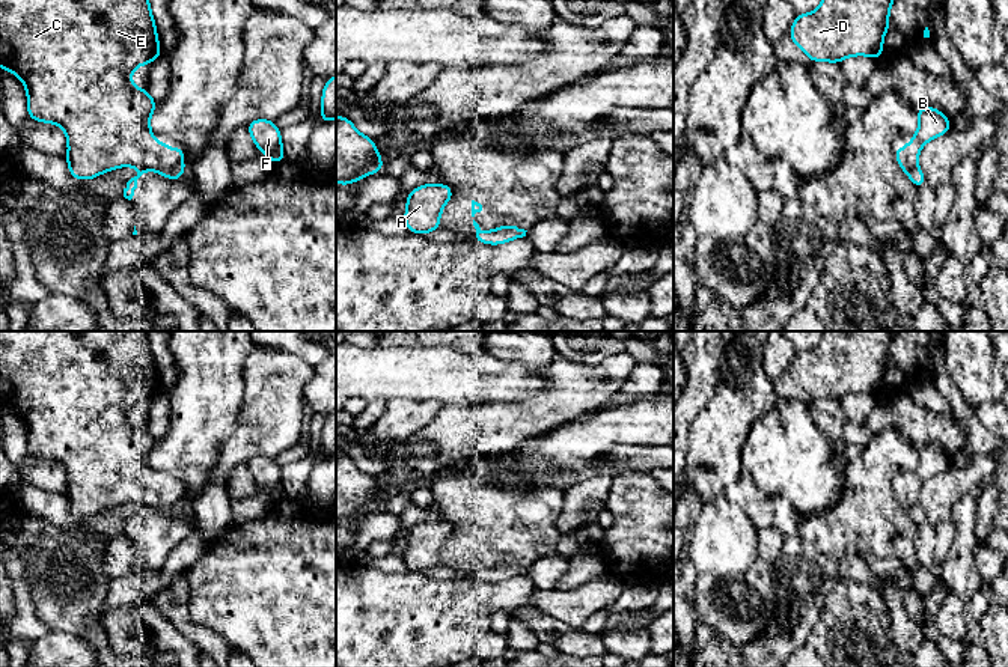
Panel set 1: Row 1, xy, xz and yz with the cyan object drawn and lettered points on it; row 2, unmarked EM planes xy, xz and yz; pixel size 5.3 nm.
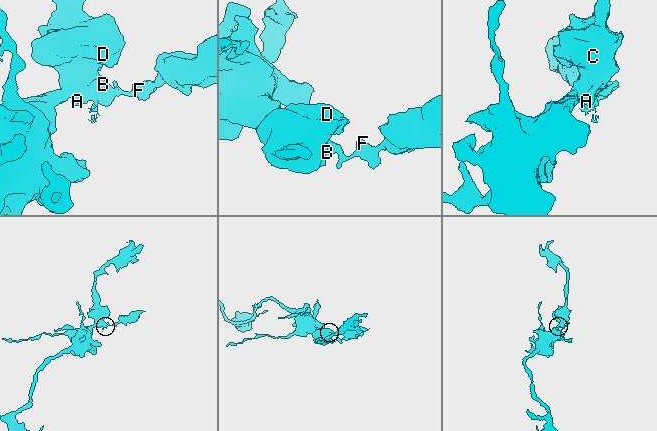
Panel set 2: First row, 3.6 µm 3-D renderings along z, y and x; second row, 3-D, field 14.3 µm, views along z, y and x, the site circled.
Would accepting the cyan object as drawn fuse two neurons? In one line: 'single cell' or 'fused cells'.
fused cells

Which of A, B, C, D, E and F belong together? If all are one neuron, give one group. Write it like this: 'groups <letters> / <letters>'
groups A B C D E / F

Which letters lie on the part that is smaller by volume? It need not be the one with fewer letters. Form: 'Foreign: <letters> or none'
Foreign: F

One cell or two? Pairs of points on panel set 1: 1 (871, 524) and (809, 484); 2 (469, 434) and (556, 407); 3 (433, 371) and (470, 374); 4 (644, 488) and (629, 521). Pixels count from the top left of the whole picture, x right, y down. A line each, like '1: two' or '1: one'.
1: two
2: one
3: one
4: one

